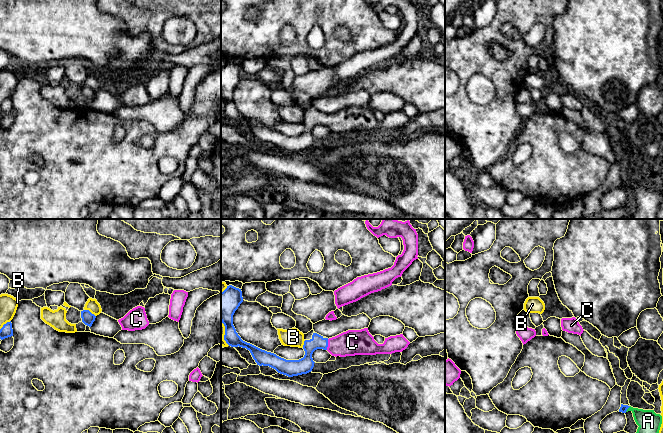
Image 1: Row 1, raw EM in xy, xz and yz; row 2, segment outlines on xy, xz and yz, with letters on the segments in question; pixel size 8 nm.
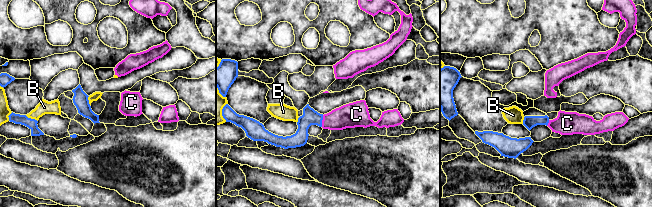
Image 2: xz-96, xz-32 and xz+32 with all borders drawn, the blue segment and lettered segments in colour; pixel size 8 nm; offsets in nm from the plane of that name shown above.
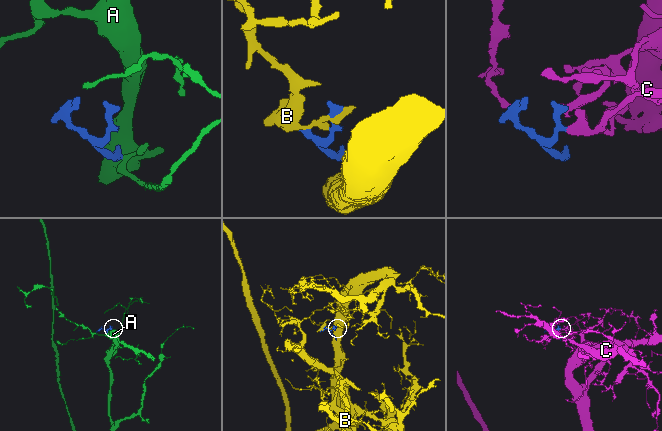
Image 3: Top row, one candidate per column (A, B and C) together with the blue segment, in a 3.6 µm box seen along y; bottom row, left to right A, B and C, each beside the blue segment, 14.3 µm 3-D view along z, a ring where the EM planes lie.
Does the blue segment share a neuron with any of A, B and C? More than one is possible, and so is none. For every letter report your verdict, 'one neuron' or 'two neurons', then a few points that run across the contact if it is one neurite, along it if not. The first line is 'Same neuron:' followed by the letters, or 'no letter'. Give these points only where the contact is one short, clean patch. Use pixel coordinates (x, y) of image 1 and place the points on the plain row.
Same neuron: C
A: two neurons; line yz (630, 182), (625, 187)
B: two neurons
C: one neuron; line xz (304, 141), (316, 120), (327, 120), (347, 120), (352, 118)

